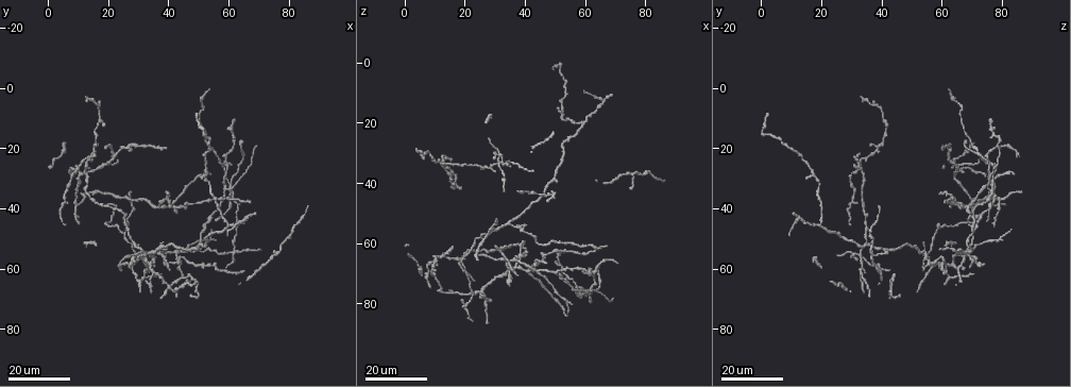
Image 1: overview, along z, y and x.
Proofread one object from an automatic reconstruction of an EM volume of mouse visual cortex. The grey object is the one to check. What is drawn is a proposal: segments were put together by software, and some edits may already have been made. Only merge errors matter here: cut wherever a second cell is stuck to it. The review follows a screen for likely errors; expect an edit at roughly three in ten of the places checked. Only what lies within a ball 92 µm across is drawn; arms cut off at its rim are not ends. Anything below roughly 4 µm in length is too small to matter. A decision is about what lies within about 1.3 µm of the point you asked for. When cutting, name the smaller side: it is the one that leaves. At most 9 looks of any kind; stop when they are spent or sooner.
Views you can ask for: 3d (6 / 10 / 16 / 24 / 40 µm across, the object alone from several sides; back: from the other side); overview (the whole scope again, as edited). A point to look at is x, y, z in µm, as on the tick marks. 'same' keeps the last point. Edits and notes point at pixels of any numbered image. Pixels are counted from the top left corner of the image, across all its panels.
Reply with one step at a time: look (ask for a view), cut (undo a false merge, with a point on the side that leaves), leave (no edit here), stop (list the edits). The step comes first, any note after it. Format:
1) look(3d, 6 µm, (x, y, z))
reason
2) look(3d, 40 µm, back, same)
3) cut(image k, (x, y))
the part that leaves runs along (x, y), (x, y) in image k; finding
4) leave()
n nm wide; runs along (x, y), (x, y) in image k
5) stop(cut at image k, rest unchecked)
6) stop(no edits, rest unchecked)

look(3d, 24 µm, (18, 25, 65))

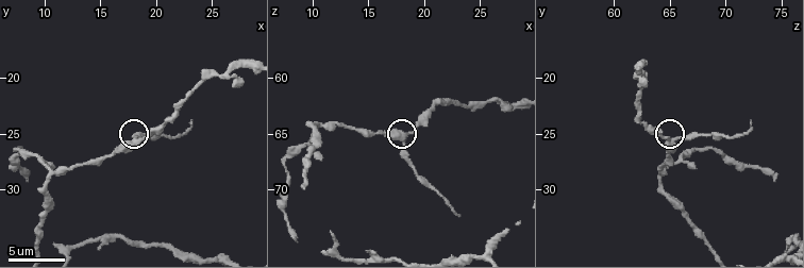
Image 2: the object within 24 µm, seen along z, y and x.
look(3d, 6 µm, (18.0, 25.6, 65.6))
zoom in

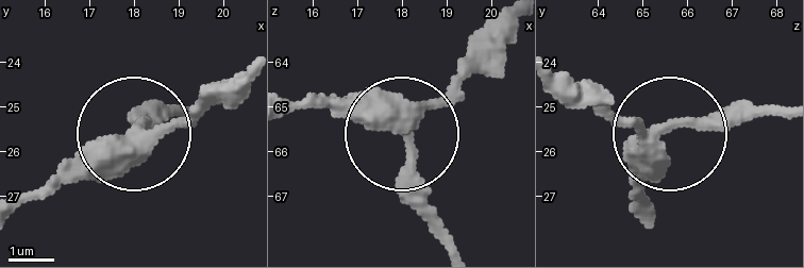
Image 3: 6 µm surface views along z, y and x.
leave()
runs along (289, 97), (358, 97), (404, 123), (480, 54) in image 3; one cell here

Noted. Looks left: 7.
look(3d, 16 µm, (37, 40, 67))
arms part here

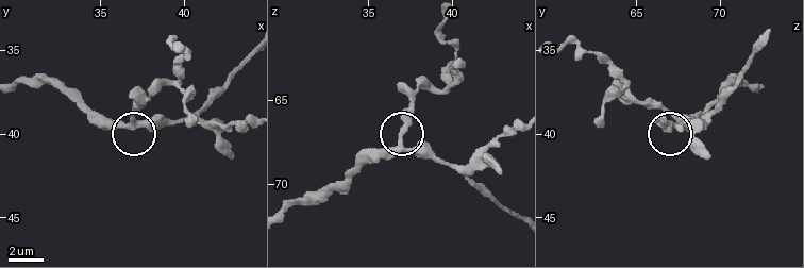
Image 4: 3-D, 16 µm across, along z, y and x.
look(3d, 6 µm, (36.9, 39.2, 67.7))

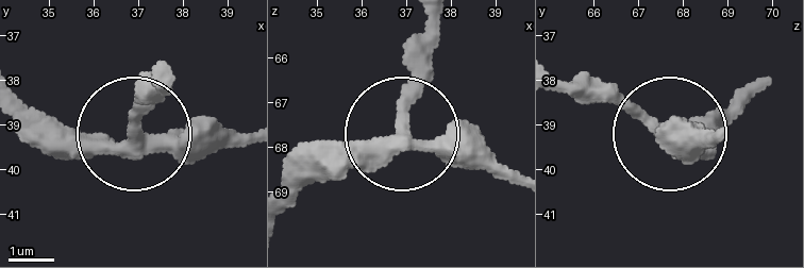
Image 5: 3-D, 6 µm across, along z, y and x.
leave()
one cell here

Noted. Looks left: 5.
look(3d, 16 µm, (36, 61, 33))
a fork

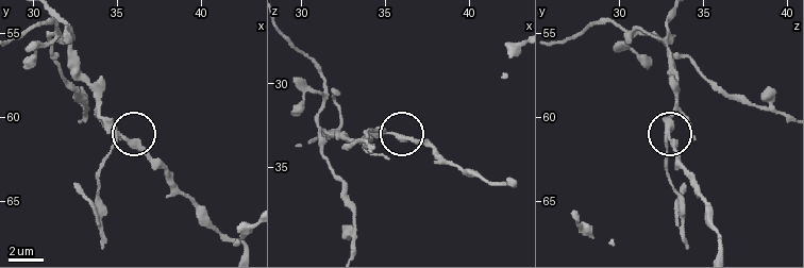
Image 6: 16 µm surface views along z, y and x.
look(3d, 10 µm, (35.1, 61.3, 32.8))

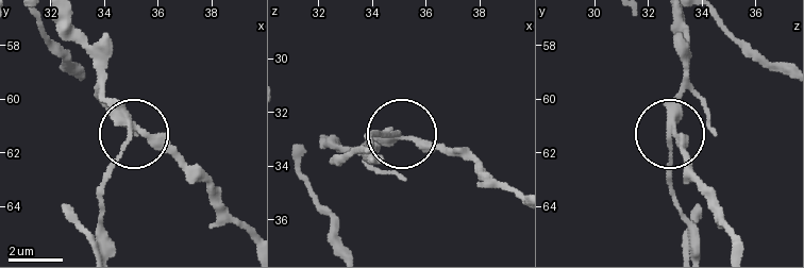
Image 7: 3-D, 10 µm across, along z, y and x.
cut(image 7, (107, 170))
250 nm wide; the part that leaves runs along (130, 136), (102, 196), (102, 250) in image 7; a second cell is stuck on

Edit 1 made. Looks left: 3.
look(overview)
redraw

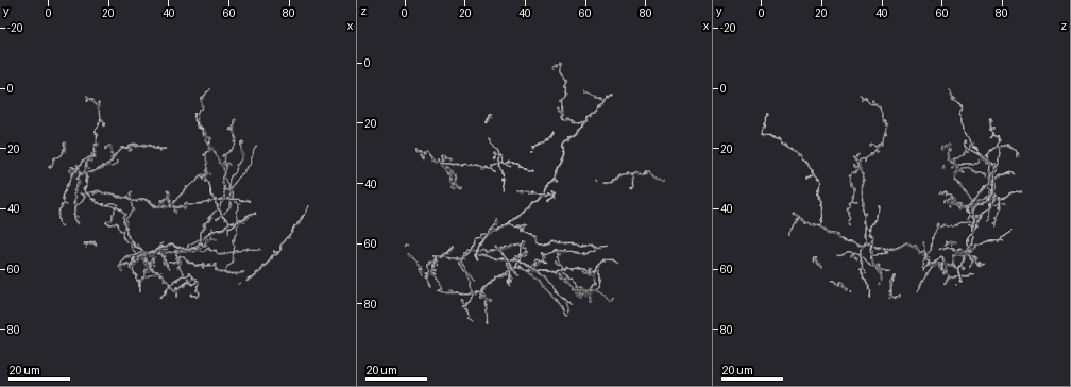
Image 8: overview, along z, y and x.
look(3d, 16 µm, (52, 59, 59))
three arms meet

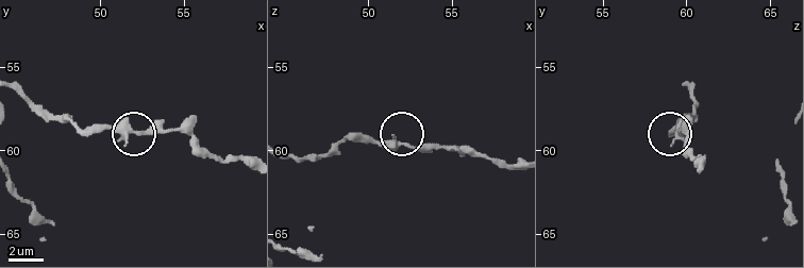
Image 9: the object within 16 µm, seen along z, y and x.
look(3d, 6 µm, (52.3, 58.9, 59.6))

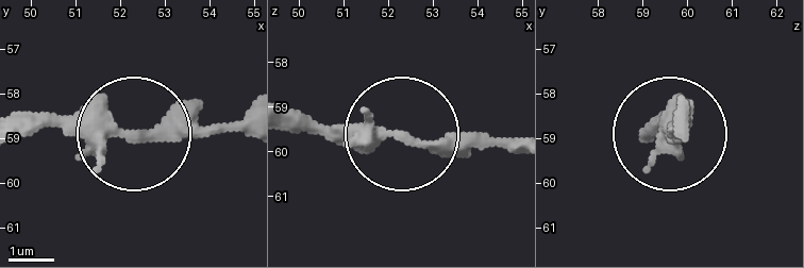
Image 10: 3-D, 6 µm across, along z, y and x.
leave()
3 arms; runs along (289, 124), (518, 147) in image 10; one cell here

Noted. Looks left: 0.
stop(cut at image 7, rest unchecked)

